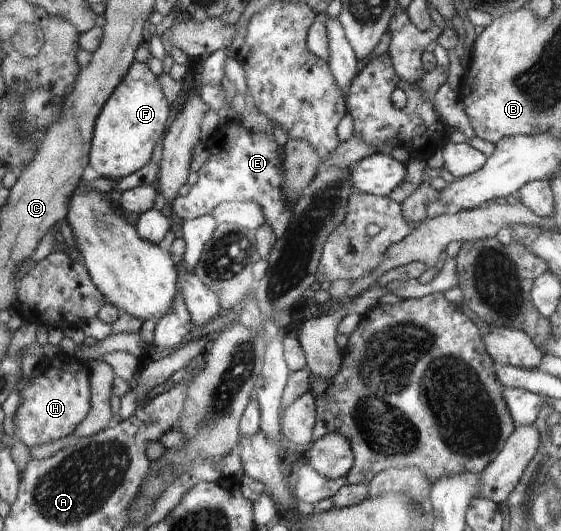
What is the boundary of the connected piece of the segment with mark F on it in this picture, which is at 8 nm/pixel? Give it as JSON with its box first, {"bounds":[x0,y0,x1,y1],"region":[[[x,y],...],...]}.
{"bounds":[89,61,171,182],"region":[[[135,61],[97,119],[89,155],[89,174],[119,182],[147,165],[158,139],[166,131],[171,108],[148,65]]]}

